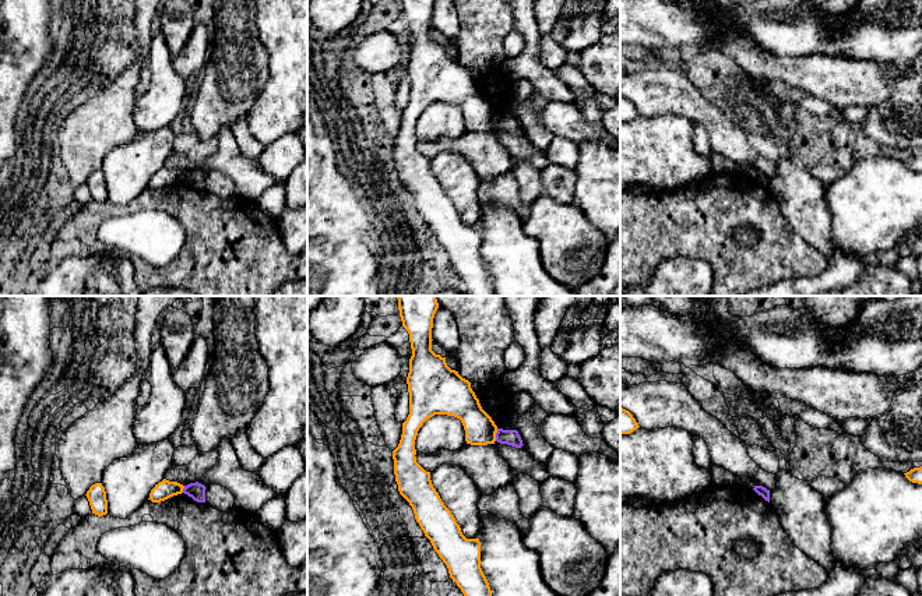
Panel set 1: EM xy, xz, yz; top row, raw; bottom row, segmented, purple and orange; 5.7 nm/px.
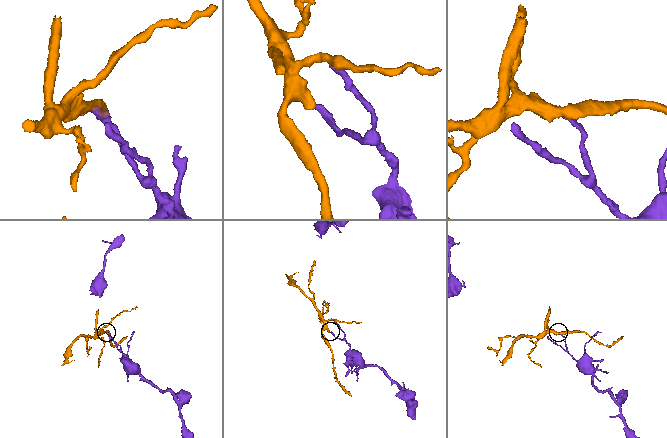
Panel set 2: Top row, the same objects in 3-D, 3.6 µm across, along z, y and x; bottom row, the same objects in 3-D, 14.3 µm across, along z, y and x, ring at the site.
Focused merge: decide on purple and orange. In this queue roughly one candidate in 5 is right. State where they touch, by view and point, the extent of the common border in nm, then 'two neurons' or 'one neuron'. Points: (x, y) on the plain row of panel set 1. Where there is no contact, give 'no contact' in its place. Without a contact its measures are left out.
meets purple in xz at (496, 122); contact 70 nm long; two neurons

